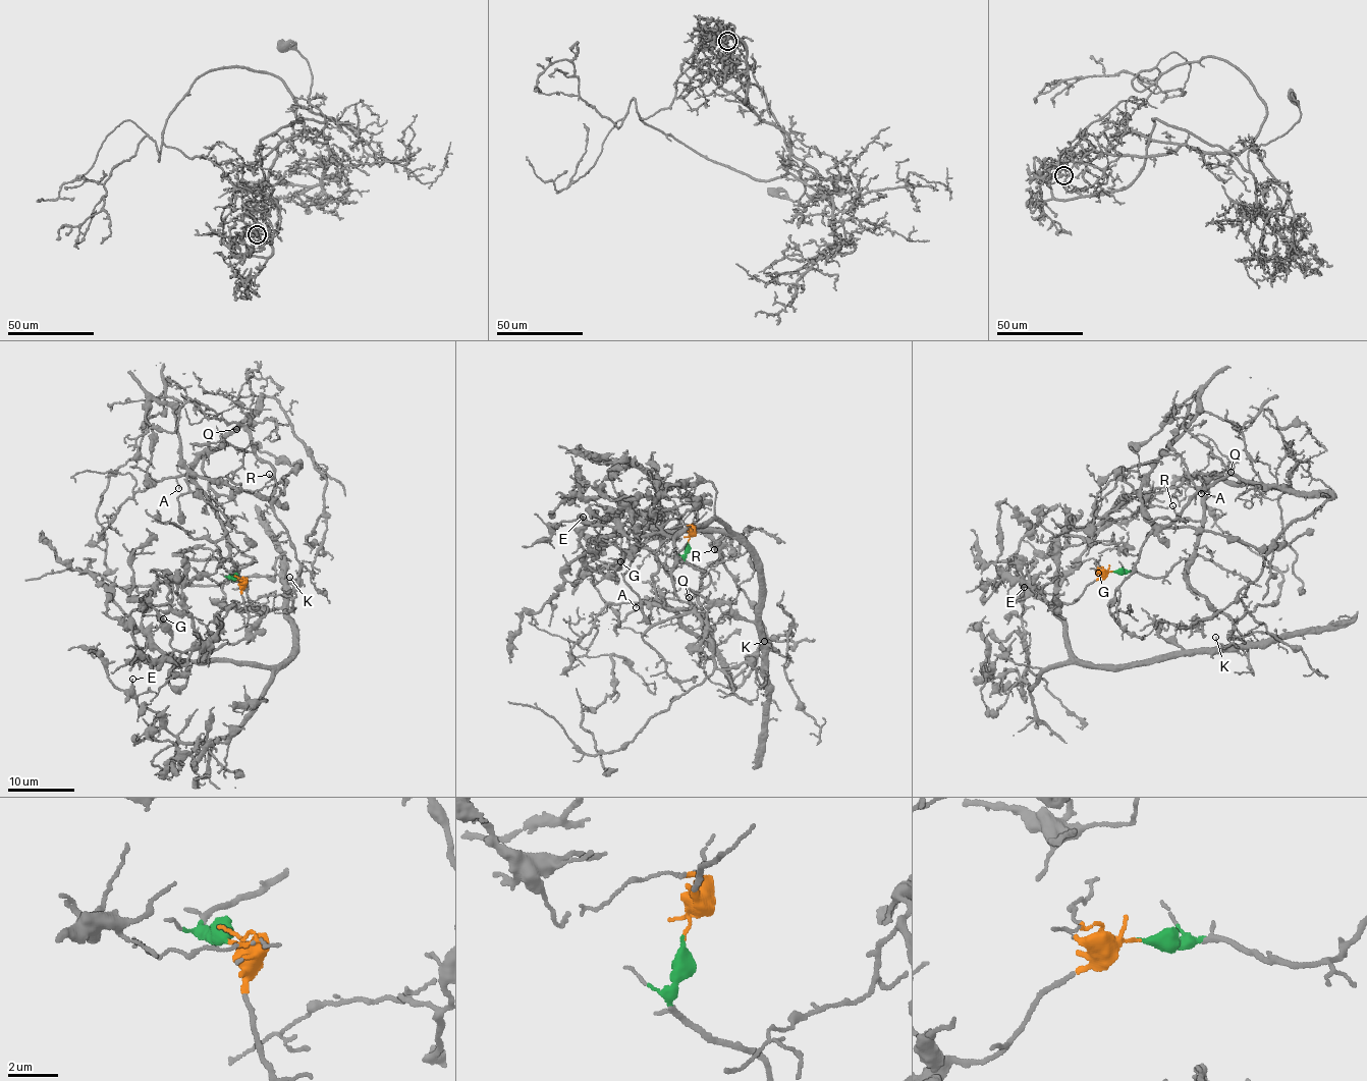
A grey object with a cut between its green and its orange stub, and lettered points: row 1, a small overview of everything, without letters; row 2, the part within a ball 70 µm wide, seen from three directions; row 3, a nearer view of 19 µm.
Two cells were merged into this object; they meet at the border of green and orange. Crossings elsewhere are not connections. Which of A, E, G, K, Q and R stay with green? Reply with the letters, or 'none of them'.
A, Q, R

